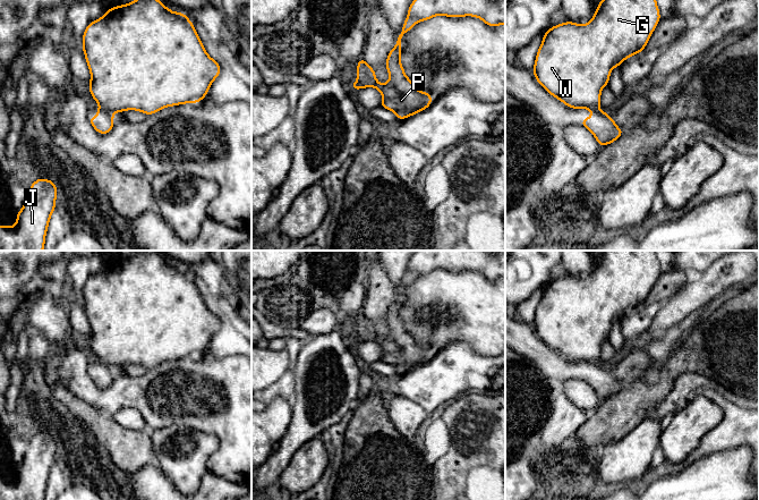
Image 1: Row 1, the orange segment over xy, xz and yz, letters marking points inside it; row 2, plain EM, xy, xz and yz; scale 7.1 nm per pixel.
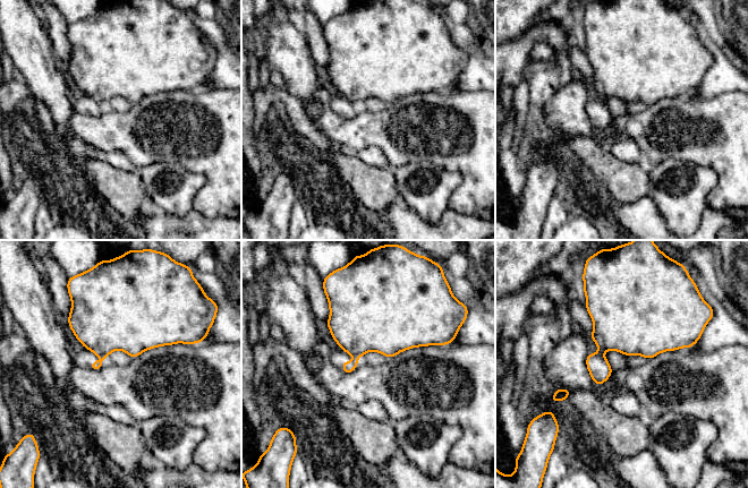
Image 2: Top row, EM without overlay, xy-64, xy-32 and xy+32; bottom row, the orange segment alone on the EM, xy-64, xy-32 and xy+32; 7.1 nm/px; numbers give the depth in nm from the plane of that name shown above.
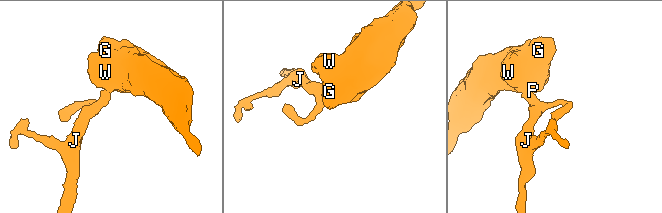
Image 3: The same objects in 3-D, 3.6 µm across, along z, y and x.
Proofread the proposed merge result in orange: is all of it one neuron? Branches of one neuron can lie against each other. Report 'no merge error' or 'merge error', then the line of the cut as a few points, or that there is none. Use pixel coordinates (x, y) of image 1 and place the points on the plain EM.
merge error; cut in xy along (100, 361), (111, 369)

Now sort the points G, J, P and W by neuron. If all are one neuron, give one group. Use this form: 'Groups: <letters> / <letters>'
Groups: G P W / J

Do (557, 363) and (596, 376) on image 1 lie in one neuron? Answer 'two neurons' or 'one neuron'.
one neuron

